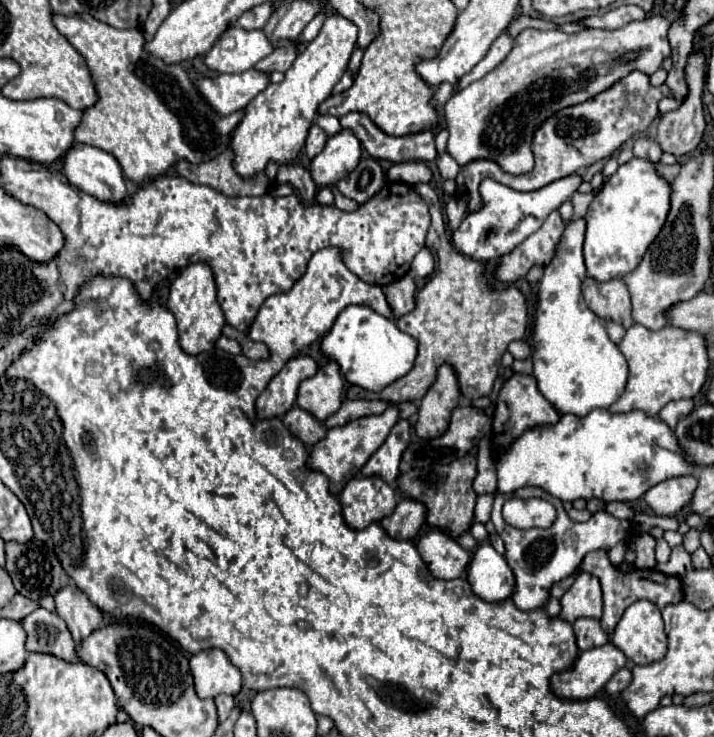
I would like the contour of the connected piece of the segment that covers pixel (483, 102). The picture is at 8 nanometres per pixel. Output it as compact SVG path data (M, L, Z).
M650 15L644 21L632 21L626 27L620 27L616 31L606 29L584 29L580 33L568 35L560 29L556 31L538 31L538 29L524 29L516 37L516 47L510 51L510 55L488 75L482 79L470 83L460 93L452 95L444 105L444 117L448 123L448 145L446 151L456 159L458 165L470 163L472 159L492 159L496 161L504 171L512 175L528 173L532 163L532 125L536 127L548 119L548 115L554 115L560 107L582 103L600 91L614 85L618 79L632 71L642 71L646 75L652 75L662 61L670 53L668 43L668 29L670 21L662 15Z

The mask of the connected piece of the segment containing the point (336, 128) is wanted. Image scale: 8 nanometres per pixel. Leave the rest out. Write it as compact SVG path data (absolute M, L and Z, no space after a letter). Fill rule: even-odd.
M320 115L316 123L326 131L326 135L328 135L328 137L332 137L332 135L336 135L336 133L340 133L340 131L342 131L340 119L338 119L338 117L334 117L334 115Z

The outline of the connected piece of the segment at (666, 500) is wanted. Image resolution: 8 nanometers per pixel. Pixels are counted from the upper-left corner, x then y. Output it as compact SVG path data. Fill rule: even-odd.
M692 475L672 477L648 489L644 499L654 509L656 515L674 517L692 503L696 487L698 487L698 479Z

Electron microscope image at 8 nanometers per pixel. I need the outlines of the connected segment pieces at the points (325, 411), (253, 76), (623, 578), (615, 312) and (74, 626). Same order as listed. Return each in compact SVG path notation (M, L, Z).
M330 361L326 367L318 369L314 377L306 379L300 385L296 407L312 413L318 421L326 421L330 415L334 415L340 409L342 389L344 381L340 369L334 361Z
M190 69L188 75L200 95L206 99L206 103L222 117L244 109L270 83L270 77L256 69L244 71L240 75L218 77L204 77L202 73Z
M604 549L588 553L577 567L575 574L579 574L581 571L592 573L600 579L600 585L602 585L602 591L604 591L604 615L600 619L600 625L608 633L613 633L620 617L622 617L622 613L626 611L626 607L640 601L640 599L652 601L658 609L664 609L666 605L672 605L672 603L680 603L684 599L682 579L678 575L664 575L664 573L660 575L656 569L620 571L610 563L608 553Z
M586 277L582 283L582 295L586 305L604 321L616 321L626 329L634 325L632 321L632 305L626 285L616 279L608 283L600 283L592 277Z
M74 585L64 587L64 591L58 591L54 601L56 613L66 621L76 643L82 643L88 635L92 635L104 619L102 611L92 607L88 597Z

